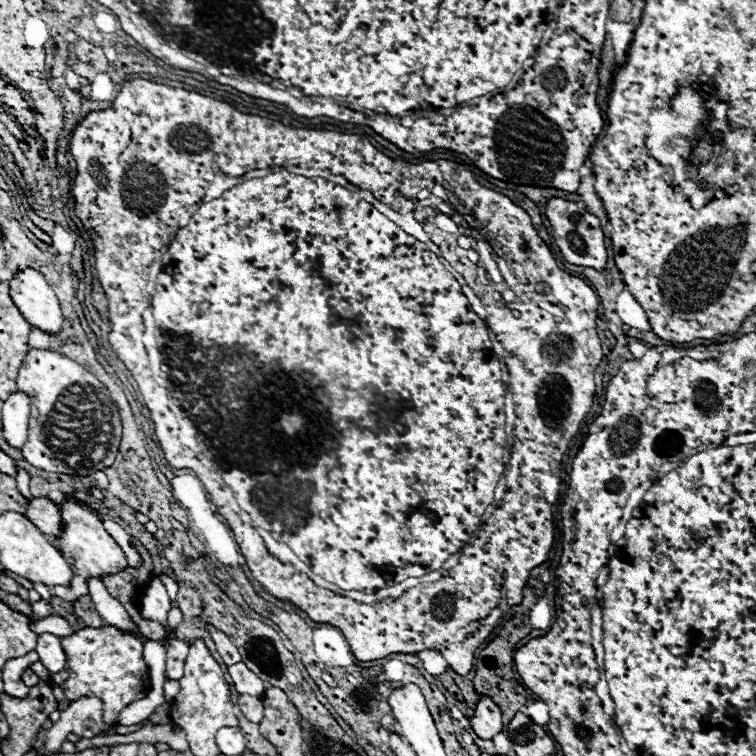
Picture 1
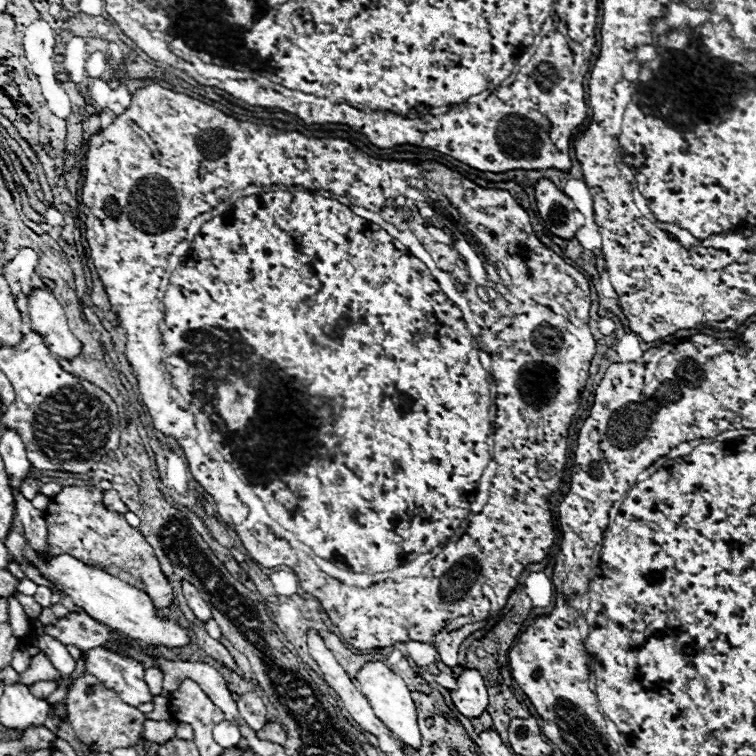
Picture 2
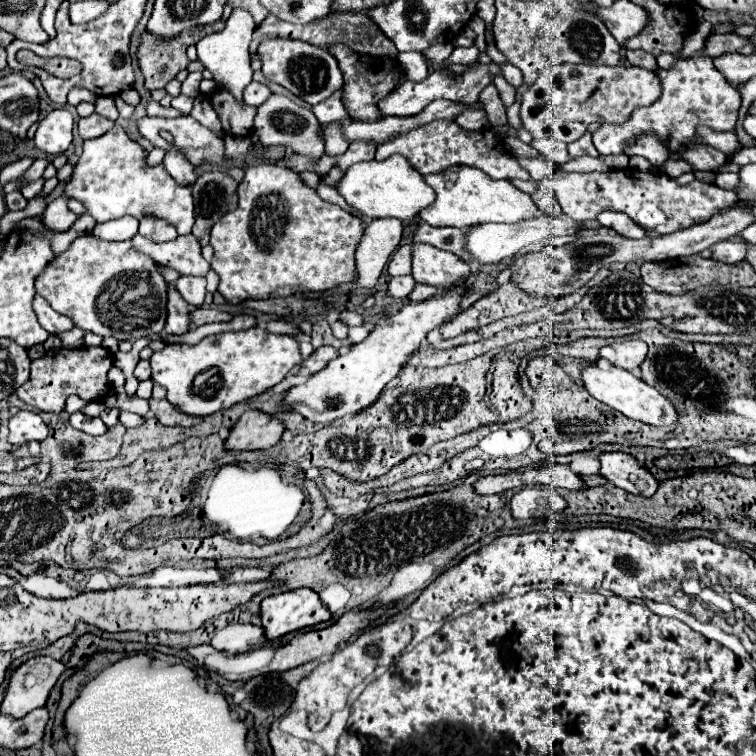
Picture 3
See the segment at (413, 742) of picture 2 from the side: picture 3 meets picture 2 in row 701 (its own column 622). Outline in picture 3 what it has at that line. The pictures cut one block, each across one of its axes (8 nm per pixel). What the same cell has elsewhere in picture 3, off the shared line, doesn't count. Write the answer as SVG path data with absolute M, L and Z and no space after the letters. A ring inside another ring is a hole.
M596 362L594 364L586 364L582 368L582 382L584 388L600 402L604 402L606 406L622 412L624 416L632 418L632 420L640 420L646 424L654 424L654 426L670 426L676 422L678 414L674 404L662 396L656 388L648 386L644 380L636 378L632 372L610 366L610 368L600 368Z

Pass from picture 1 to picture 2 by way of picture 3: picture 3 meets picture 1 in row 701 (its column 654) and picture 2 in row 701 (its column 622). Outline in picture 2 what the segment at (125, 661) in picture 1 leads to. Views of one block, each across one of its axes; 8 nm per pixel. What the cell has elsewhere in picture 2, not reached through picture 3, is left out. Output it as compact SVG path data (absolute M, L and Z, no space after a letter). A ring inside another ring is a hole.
M92 648L86 654L86 674L96 676L106 688L112 688L120 700L138 706L142 702L152 702L150 690L144 682L144 666L122 652L112 652L104 648Z

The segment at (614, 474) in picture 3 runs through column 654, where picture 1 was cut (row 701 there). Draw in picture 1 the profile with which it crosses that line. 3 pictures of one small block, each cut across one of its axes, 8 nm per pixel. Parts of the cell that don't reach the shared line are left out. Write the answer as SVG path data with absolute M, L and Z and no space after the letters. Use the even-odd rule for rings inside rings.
M490 698L478 700L474 716L470 718L470 724L472 724L474 732L484 740L492 740L496 734L500 734L504 730L500 708L496 704L492 704Z

